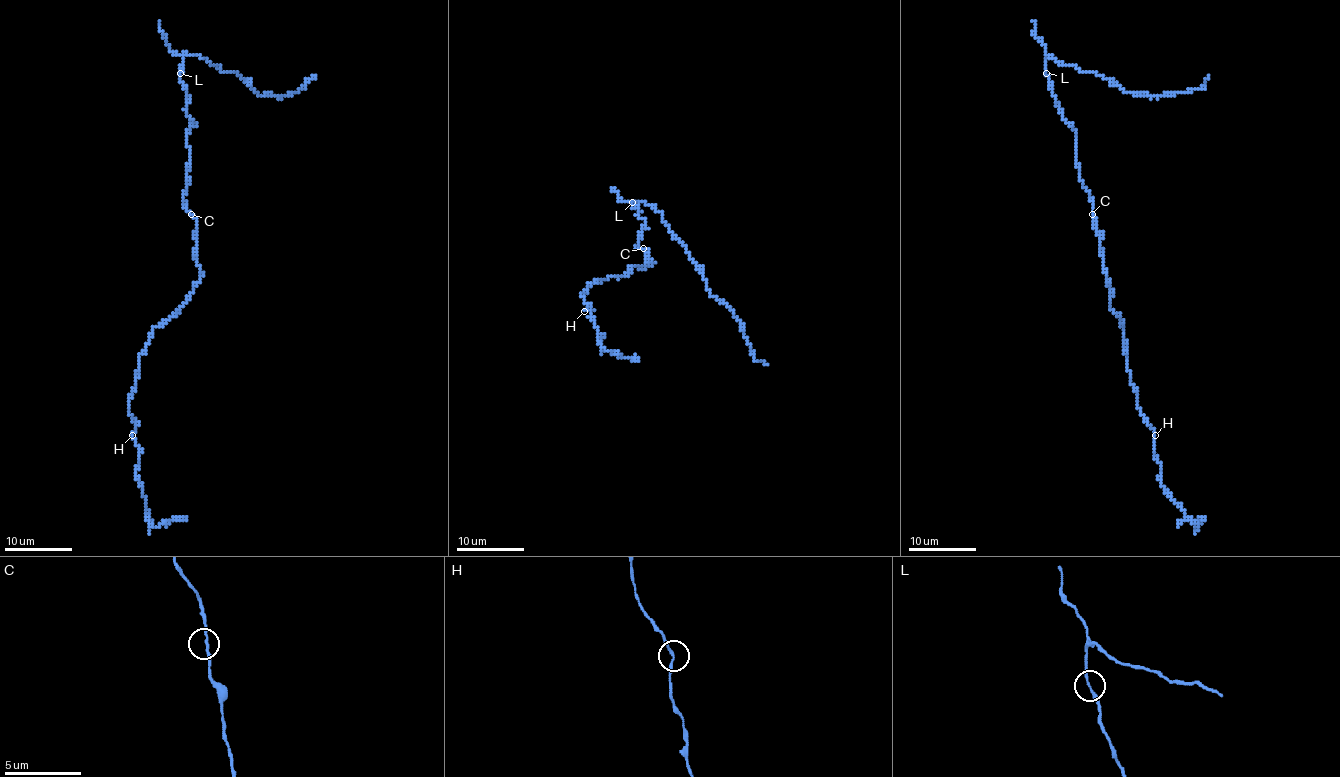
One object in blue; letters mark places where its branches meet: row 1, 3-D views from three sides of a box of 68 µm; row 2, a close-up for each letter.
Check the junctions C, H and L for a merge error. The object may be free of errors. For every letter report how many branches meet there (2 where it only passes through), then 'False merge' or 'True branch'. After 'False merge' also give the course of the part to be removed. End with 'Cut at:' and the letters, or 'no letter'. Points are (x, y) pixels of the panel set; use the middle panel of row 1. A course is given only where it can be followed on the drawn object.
C: Branches: 2. True branch
H: Branches: 2. True branch
L: Branches: 2. True branch
Cut at: no letter

